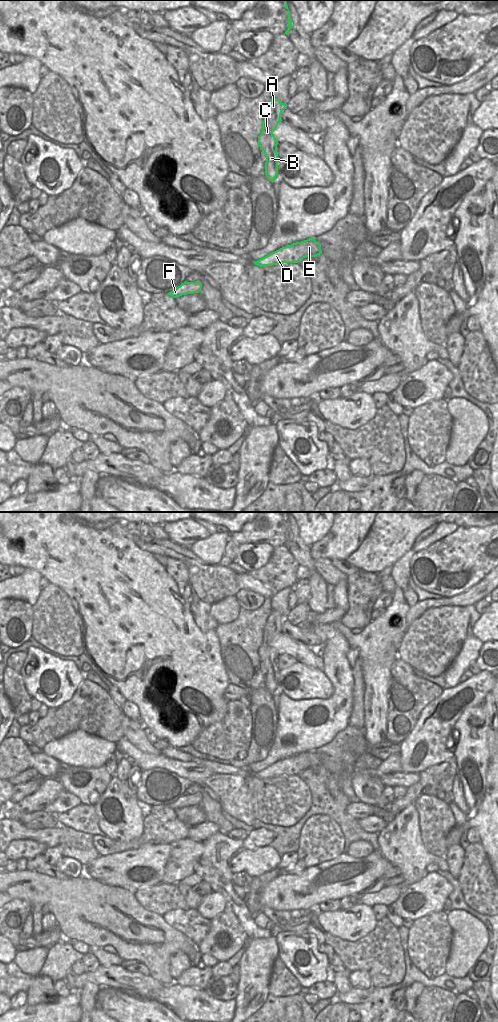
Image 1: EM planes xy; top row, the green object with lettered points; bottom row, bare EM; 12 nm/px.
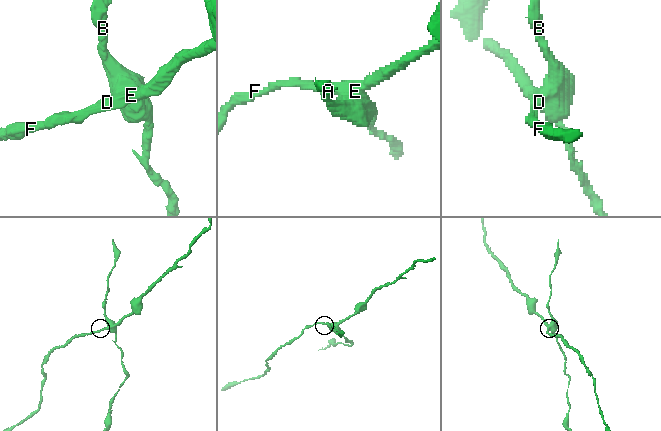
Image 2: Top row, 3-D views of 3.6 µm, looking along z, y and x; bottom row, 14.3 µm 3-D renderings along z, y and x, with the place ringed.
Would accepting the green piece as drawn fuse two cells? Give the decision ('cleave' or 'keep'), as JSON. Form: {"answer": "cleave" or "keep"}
{"answer": "cleave"}

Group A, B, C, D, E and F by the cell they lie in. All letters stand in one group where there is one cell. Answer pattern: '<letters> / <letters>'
A B C / D E F

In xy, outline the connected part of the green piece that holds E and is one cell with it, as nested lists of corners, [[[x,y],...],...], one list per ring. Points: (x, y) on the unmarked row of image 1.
[[[307,752],[296,754],[282,759],[253,775],[259,779],[273,778],[279,775],[299,775],[303,770],[315,765],[320,757],[319,754],[309,754]]]

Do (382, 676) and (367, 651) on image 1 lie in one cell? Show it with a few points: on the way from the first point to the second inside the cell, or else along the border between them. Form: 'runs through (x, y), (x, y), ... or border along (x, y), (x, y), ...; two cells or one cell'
runs through (377, 670), (377, 661), (373, 657); one cell

